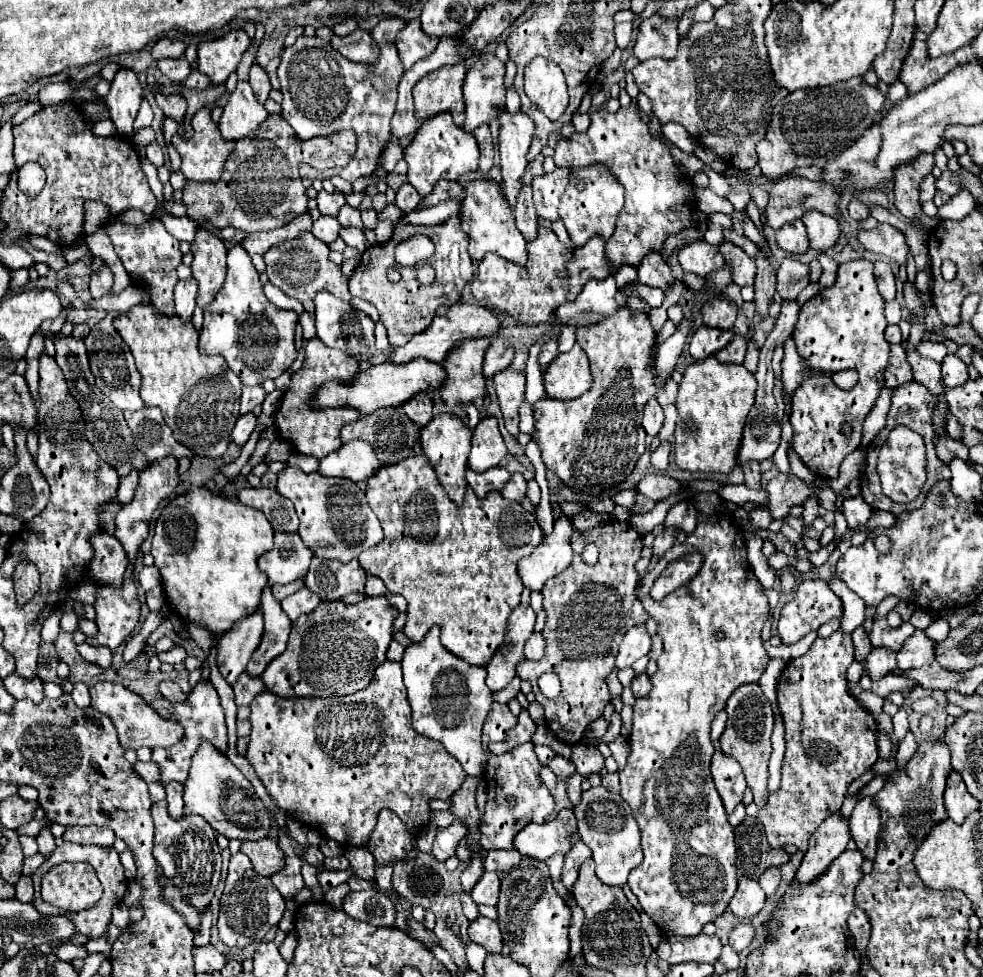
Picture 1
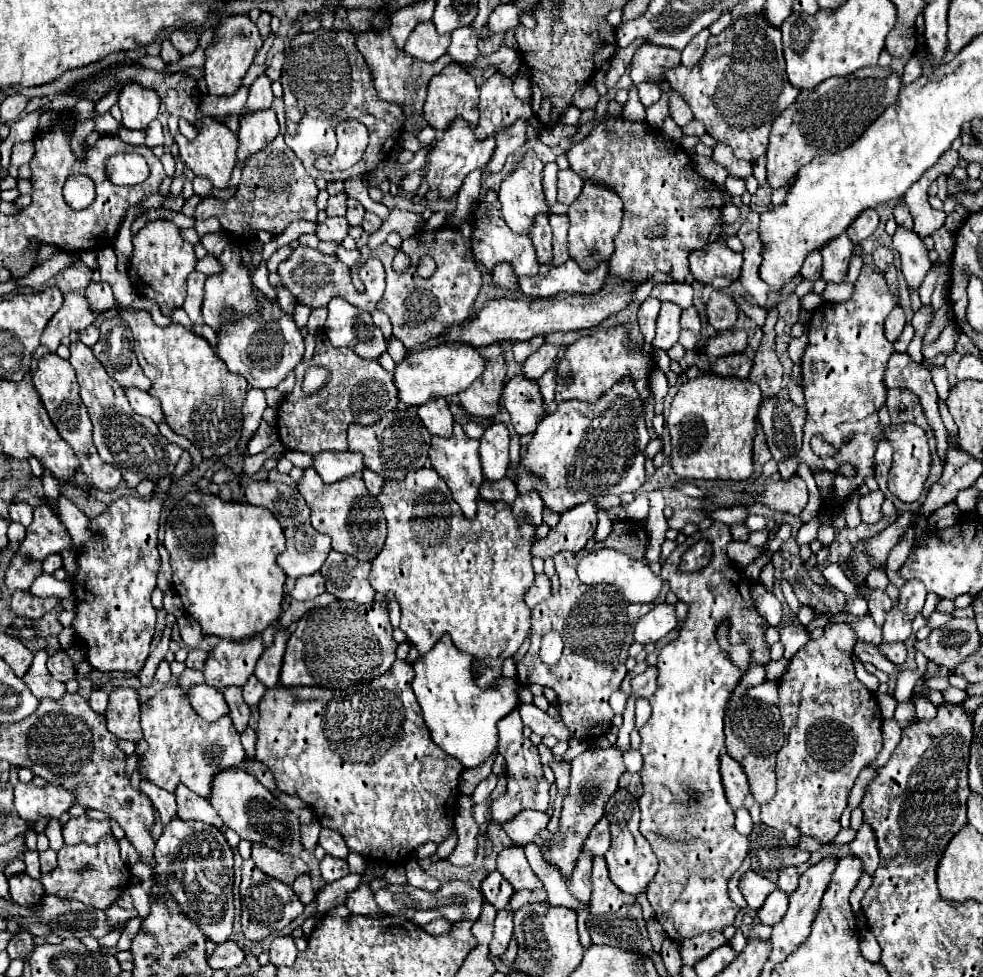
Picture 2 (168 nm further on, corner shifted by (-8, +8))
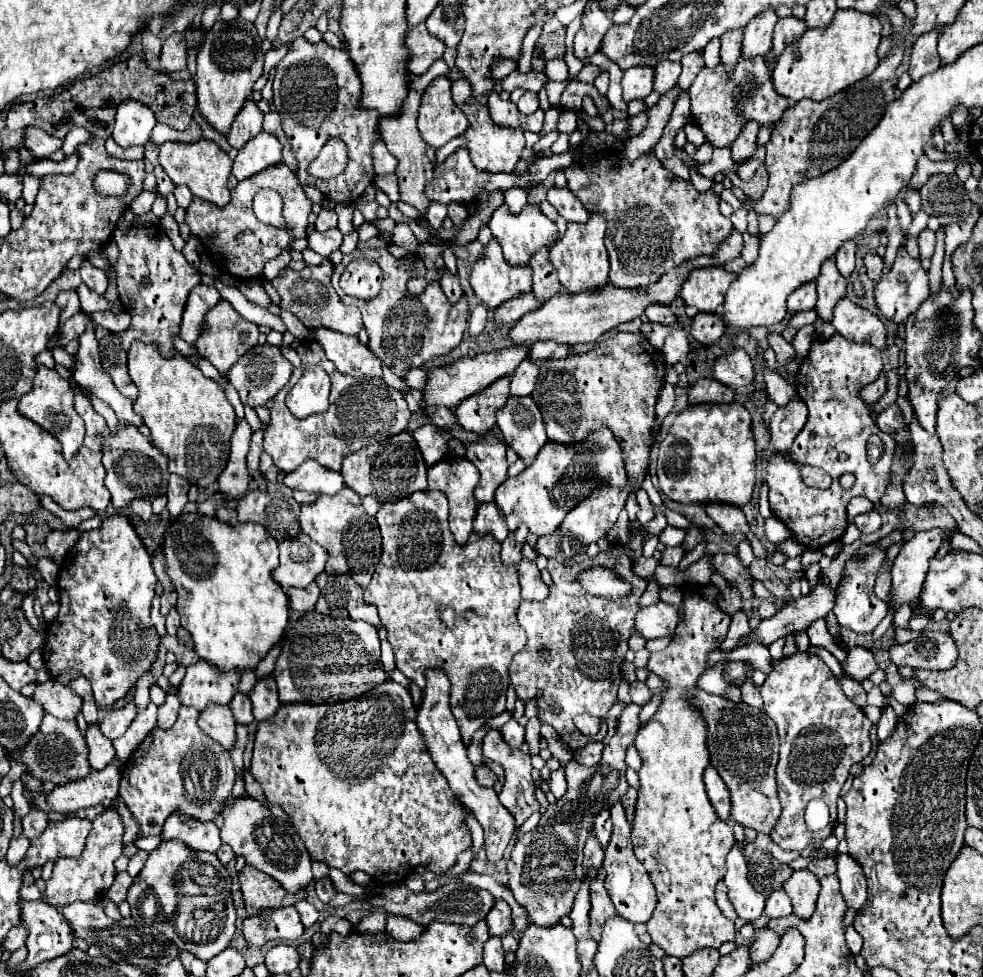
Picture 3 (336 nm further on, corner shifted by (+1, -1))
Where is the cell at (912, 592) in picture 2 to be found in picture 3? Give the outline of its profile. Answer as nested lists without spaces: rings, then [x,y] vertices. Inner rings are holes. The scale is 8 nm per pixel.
[[[933,528],[927,532],[915,532],[915,536],[903,544],[891,568],[889,610],[897,610],[899,606],[911,604],[919,598],[919,588],[923,584],[929,558],[937,554],[943,538],[949,536],[951,532]]]

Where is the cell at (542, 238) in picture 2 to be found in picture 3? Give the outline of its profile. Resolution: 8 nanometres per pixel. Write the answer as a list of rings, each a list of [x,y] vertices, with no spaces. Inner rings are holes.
[[[545,246],[539,248],[539,250],[531,256],[529,266],[533,268],[533,292],[535,292],[535,296],[539,296],[543,302],[563,290],[561,284],[559,284],[557,272],[555,272],[555,268],[553,268],[551,262],[549,262],[549,250],[547,250]]]

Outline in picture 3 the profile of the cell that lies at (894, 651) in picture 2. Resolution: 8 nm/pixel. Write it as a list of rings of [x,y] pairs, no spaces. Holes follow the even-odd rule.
[[[853,646],[847,652],[847,662],[843,664],[845,672],[857,680],[863,682],[873,670],[877,670],[877,658],[875,652],[869,648],[861,648],[861,646]]]

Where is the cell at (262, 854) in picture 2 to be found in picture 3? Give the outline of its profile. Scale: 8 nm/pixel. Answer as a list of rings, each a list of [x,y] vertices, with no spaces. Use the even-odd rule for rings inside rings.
[[[247,864],[239,874],[241,892],[245,898],[245,908],[249,916],[255,916],[263,908],[279,908],[279,906],[293,906],[295,902],[307,898],[305,890],[299,890],[295,894],[281,888],[277,880],[267,876],[265,872],[253,868]]]

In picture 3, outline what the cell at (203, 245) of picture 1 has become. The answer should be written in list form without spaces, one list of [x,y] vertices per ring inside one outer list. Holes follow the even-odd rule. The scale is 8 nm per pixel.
[[[221,298],[207,314],[205,314],[205,322],[201,326],[201,334],[195,340],[195,348],[201,352],[203,358],[207,358],[221,374],[227,372],[227,368],[231,364],[235,364],[235,360],[239,360],[239,356],[243,356],[243,352],[247,352],[251,346],[257,344],[259,338],[259,326],[253,322],[243,320],[235,308]]]

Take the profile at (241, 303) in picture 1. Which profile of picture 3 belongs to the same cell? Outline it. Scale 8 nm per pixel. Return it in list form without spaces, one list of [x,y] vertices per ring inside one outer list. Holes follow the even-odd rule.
[[[263,344],[263,346],[253,346],[251,350],[247,350],[227,372],[229,382],[233,384],[233,388],[239,392],[239,398],[245,406],[261,406],[267,404],[269,398],[273,398],[287,382],[289,376],[293,372],[293,366],[289,360],[285,360],[285,356],[281,354],[279,346],[271,346],[271,344]]]

